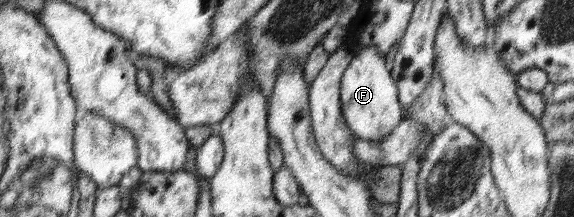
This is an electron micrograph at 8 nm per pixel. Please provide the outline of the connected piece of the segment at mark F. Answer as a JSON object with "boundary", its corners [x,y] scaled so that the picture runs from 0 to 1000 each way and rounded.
{"boundary":[[[655,212],[631,221],[617,249],[594,364],[592,465],[599,558],[611,613],[627,645],[669,641],[700,558],[690,387],[681,323],[672,309],[672,253],[660,240]]]}

